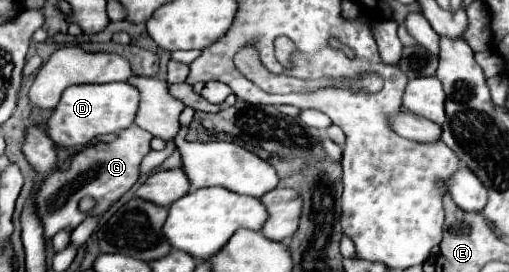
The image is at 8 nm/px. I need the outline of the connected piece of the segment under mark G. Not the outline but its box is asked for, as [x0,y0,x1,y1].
[36,125,150,239]

